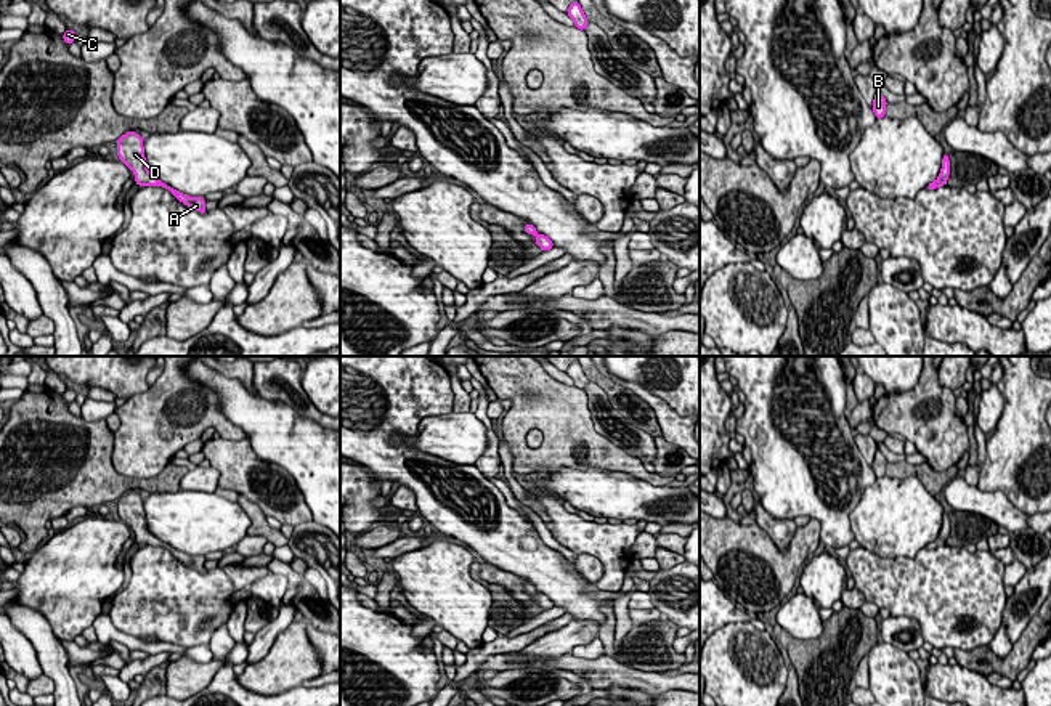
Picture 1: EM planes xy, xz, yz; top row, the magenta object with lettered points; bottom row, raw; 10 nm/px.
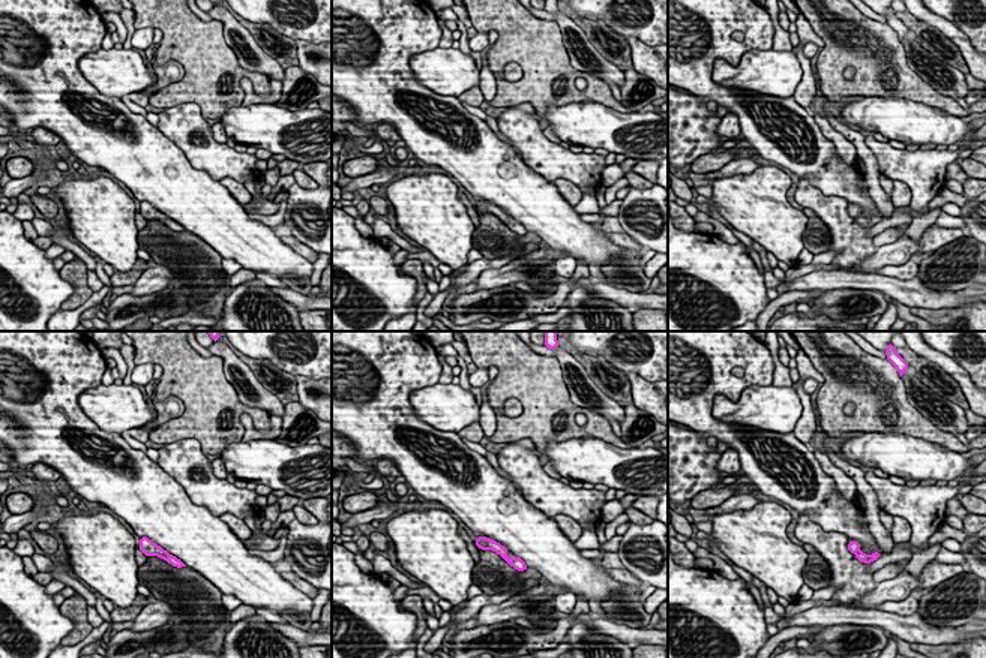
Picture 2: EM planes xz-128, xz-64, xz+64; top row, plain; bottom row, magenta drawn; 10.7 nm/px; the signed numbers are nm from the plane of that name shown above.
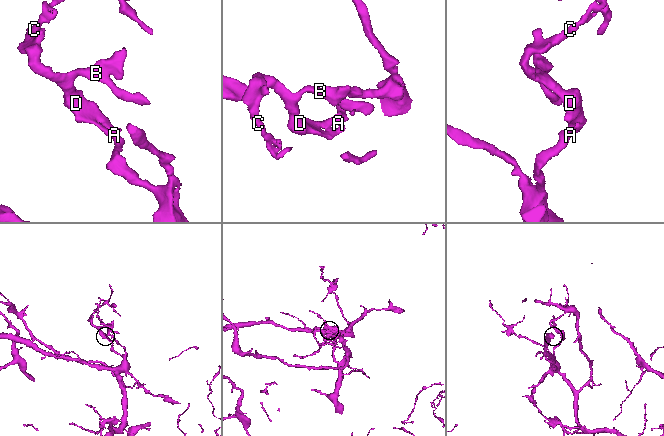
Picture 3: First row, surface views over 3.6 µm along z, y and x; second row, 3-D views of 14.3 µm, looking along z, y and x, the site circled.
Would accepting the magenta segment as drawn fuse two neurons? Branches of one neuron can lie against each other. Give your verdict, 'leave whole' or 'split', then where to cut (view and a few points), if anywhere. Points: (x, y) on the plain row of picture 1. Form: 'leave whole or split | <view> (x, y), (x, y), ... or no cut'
leave whole | no cut

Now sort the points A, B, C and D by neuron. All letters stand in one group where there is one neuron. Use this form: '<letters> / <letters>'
A B C D

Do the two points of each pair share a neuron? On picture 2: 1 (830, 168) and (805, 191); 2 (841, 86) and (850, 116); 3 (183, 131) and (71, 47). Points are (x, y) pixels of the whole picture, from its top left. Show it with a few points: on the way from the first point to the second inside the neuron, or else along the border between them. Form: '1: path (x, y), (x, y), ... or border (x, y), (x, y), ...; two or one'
1: border (800, 177), (826, 195), (845, 198); two
2: border (862, 96), (898, 98); two
3: border (156, 126), (183, 150); two

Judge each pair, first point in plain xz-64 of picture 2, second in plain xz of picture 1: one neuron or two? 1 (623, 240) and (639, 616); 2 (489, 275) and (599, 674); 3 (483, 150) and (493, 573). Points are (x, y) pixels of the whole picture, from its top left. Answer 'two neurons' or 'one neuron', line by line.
1: one neuron
2: two neurons
3: two neurons

